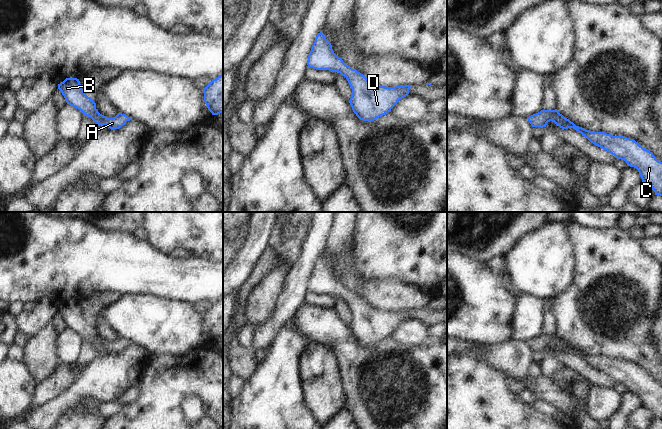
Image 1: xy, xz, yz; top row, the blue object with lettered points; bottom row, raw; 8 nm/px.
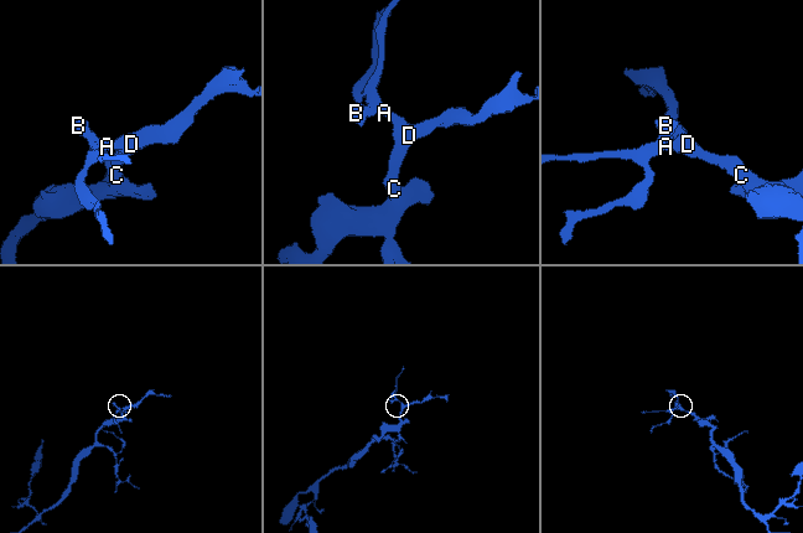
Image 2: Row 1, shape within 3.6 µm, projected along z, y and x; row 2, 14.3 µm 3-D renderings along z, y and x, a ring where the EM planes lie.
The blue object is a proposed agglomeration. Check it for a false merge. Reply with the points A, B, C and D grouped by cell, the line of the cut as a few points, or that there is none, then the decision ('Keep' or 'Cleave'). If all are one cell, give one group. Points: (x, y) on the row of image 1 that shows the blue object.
Groups: A B C D. No split. Keep

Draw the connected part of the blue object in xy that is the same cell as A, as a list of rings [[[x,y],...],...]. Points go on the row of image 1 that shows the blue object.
[[[66,78],[58,84],[58,89],[67,104],[80,110],[84,116],[90,117],[98,125],[106,125],[110,129],[119,129],[127,121],[132,120],[132,118],[120,112],[113,118],[100,114],[96,109],[96,103],[83,92],[80,81],[77,78]]]

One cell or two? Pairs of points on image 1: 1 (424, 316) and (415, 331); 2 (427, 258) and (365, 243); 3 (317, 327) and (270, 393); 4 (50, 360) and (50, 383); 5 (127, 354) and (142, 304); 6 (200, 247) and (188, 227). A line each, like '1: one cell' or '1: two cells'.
1: two cells
2: one cell
3: two cells
4: two cells
5: two cells
6: one cell

